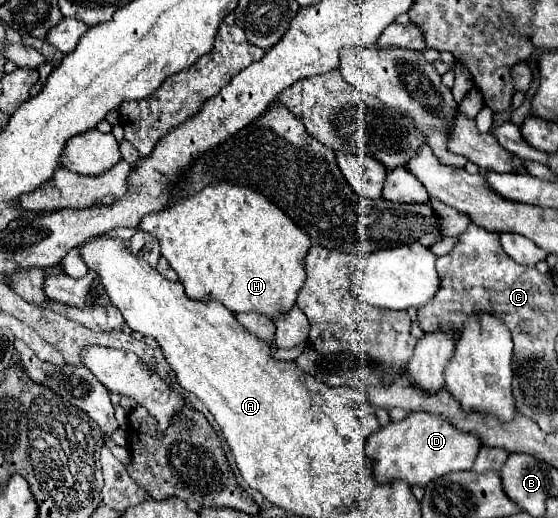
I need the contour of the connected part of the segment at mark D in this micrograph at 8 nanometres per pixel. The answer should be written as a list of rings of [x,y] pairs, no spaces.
[[[409,412],[401,422],[387,424],[379,432],[375,432],[369,442],[371,446],[367,444],[367,456],[373,462],[375,478],[379,482],[399,478],[419,486],[425,486],[431,480],[455,470],[471,470],[481,448],[481,442],[477,442],[477,434],[455,430],[455,426],[445,416],[423,412]]]

